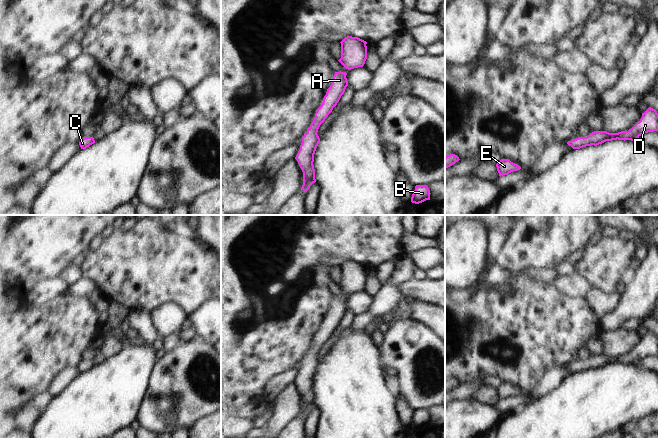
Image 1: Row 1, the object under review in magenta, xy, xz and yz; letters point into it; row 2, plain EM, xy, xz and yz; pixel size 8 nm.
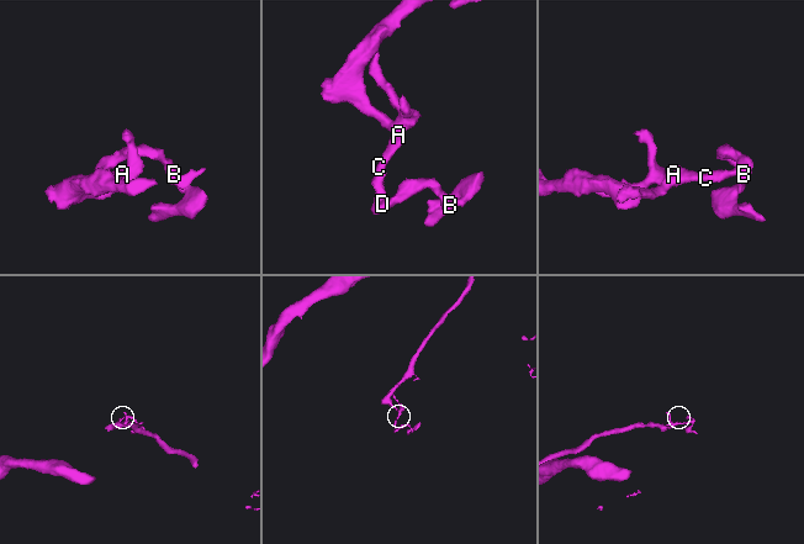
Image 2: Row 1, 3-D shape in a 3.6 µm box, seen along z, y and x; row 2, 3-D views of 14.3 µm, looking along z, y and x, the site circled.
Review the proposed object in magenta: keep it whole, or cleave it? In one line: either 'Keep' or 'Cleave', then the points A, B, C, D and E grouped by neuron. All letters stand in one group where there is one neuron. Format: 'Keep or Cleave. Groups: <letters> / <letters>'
Keep. Groups: A B C D E

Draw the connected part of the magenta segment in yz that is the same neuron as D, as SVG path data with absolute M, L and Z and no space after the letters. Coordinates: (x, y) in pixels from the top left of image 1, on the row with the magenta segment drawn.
M649 107L644 113L639 122L637 122L628 131L621 131L618 133L609 133L607 131L594 131L587 137L578 137L574 140L568 141L567 144L573 149L580 149L586 146L597 146L606 141L612 140L631 140L637 139L648 132L658 131L658 113L655 109Z

